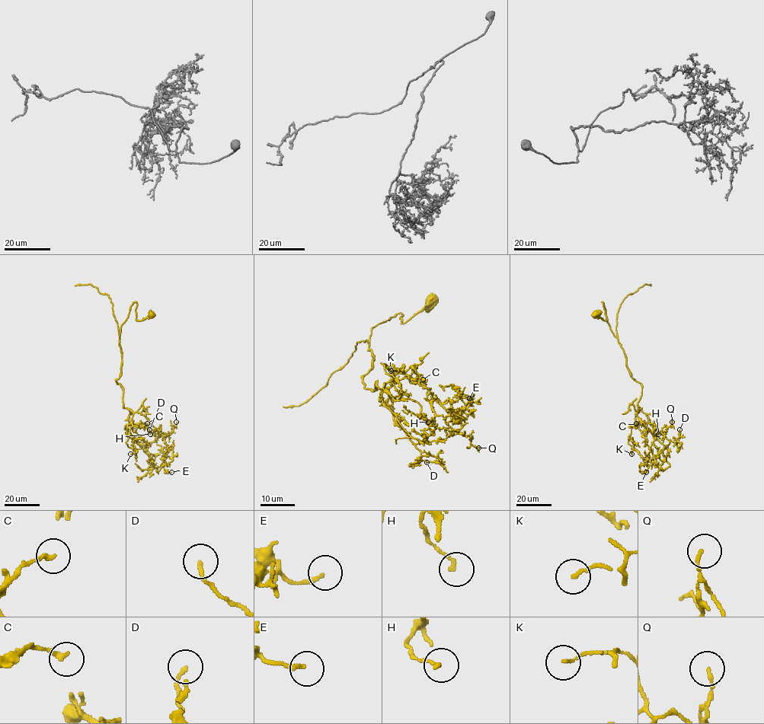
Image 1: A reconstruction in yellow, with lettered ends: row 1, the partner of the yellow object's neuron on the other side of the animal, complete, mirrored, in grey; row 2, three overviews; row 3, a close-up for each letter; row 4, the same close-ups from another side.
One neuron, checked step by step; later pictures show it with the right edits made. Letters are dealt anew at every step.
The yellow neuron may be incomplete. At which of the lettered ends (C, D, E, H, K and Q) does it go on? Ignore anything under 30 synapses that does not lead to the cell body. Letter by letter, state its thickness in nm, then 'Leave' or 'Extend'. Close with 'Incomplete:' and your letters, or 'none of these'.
C: Thickness 190 nm. Leave
D: Thickness 150 nm. Leave
E: Thickness 160 nm. Leave
H: Thickness 150 nm. Leave
K: Thickness 130 nm. Leave
Q: Thickness 130 nm. Leave
Incomplete: none of these

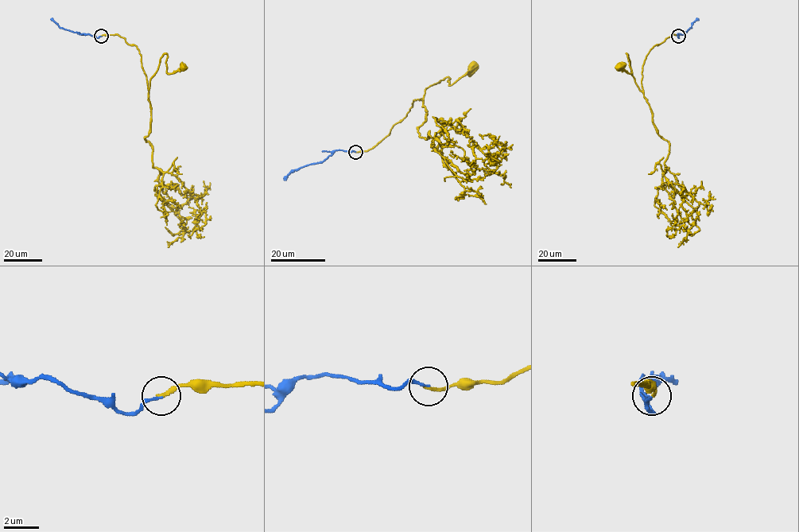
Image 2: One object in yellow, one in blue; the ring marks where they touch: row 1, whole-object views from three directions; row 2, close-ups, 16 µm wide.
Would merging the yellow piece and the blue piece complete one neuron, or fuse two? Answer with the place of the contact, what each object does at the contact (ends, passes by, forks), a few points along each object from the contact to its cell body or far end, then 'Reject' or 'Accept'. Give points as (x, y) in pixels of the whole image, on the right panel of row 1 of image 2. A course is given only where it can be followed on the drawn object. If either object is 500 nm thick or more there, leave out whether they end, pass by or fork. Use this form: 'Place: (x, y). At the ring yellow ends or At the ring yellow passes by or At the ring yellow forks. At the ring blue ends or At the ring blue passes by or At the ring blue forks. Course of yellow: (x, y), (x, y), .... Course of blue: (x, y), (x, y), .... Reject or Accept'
Place: (678, 36). At the ring yellow ends. At the ring blue ends. Course of yellow: (679, 36), (673, 33), (655, 44), (645, 56), (642, 91), (632, 75), (626, 53), (632, 73), (619, 67). Course of blue: (678, 36), (677, 34), (686, 33), (698, 18). Accept

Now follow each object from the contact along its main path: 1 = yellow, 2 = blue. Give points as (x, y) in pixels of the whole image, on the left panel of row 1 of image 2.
1: (101, 36), (117, 33), (134, 44), (149, 91), (150, 79), (164, 53), (167, 73), (183, 67)
2: (101, 36), (96, 37), (65, 29), (51, 18)

